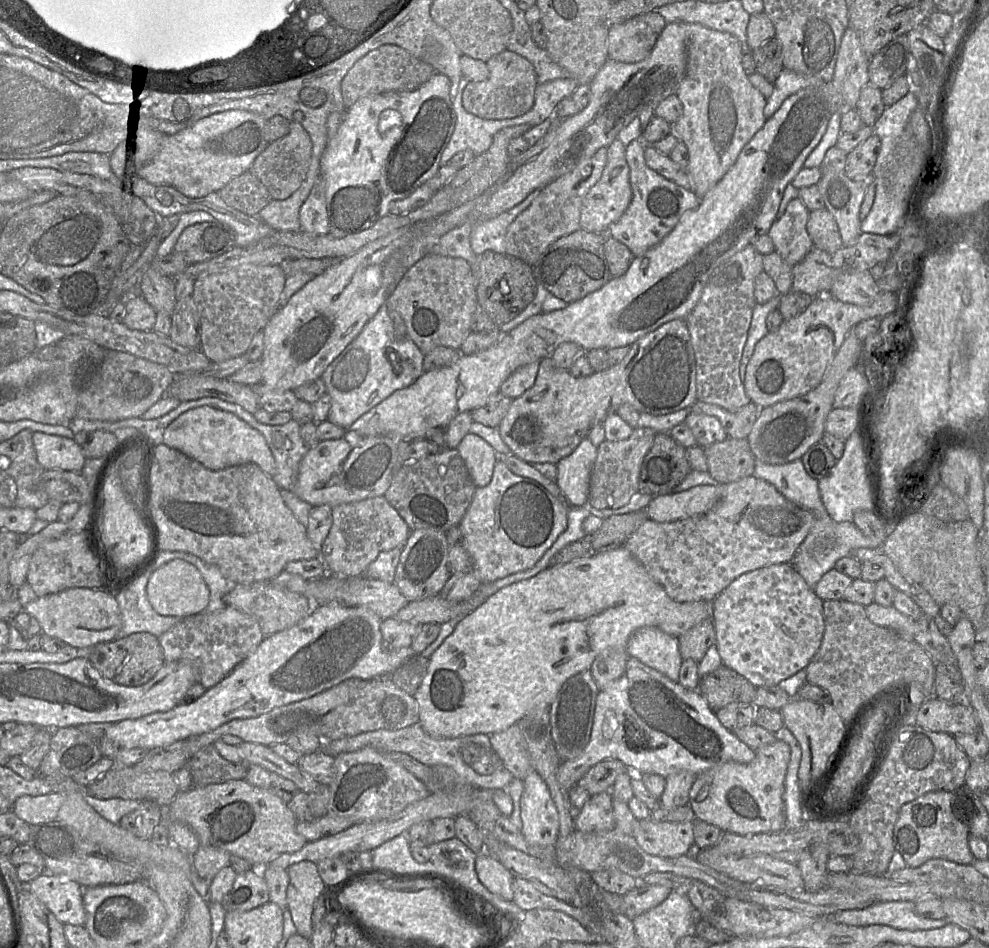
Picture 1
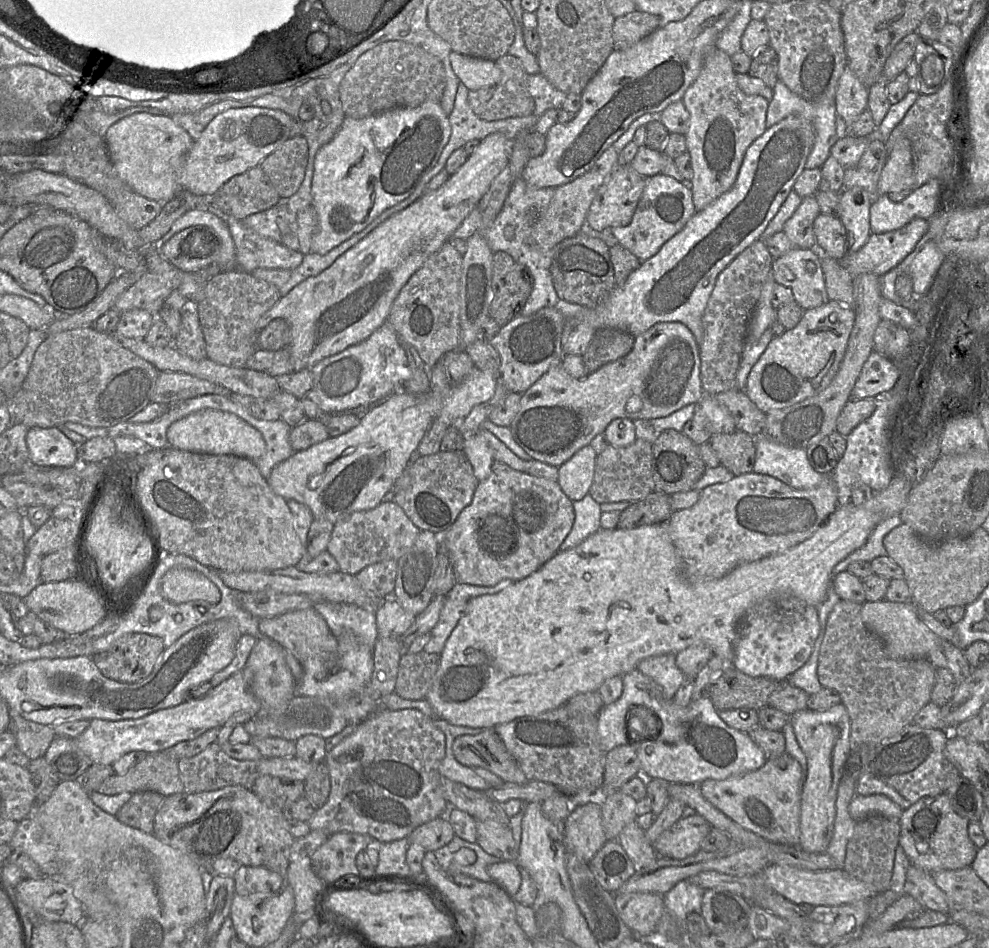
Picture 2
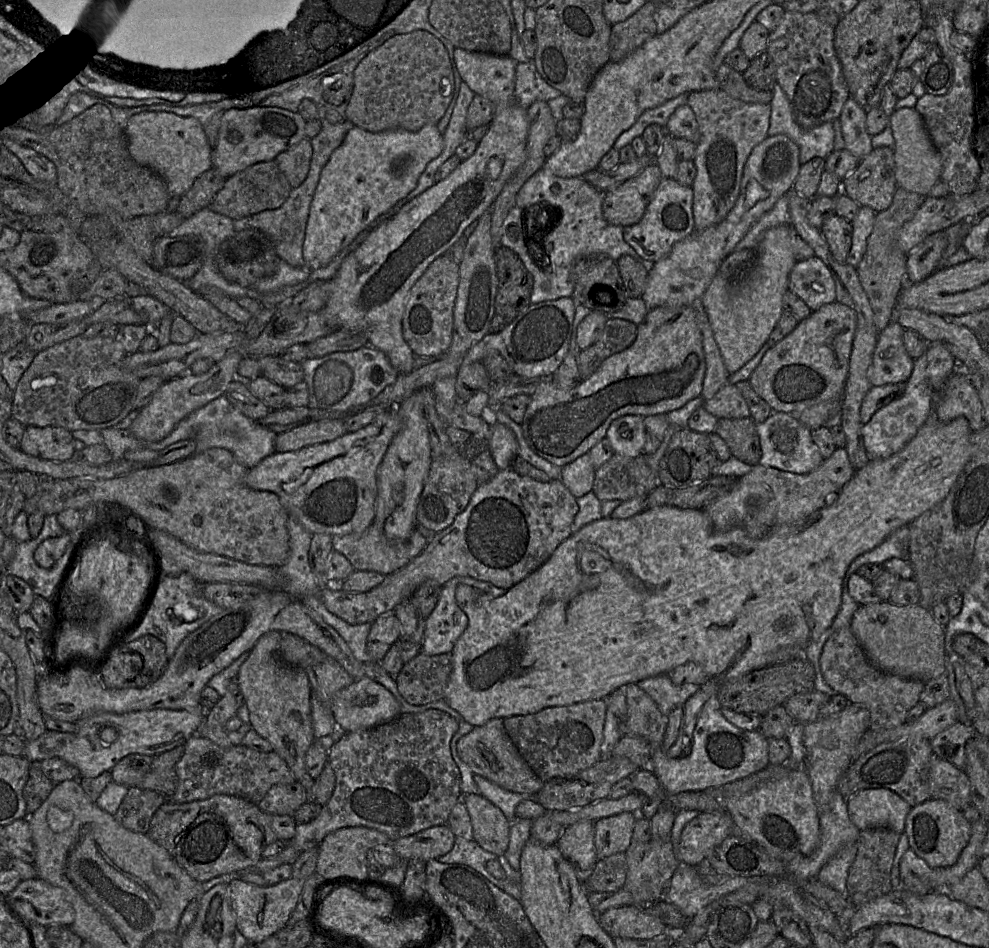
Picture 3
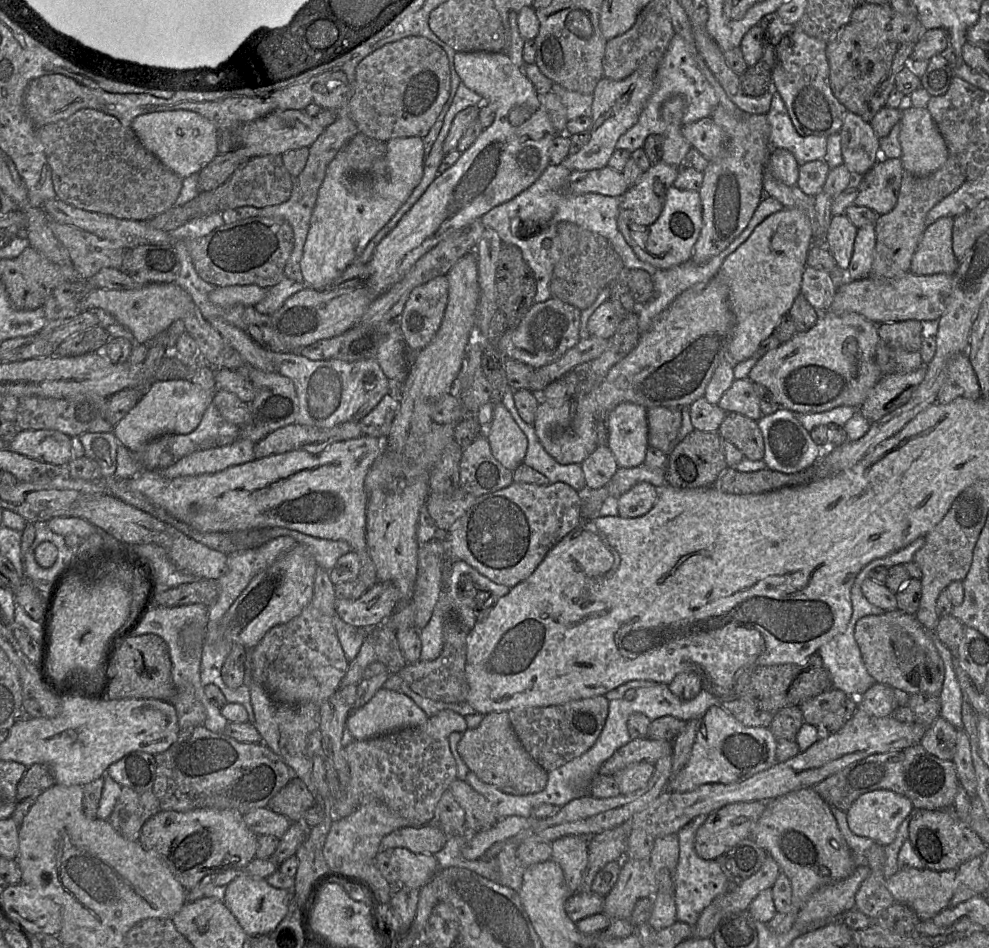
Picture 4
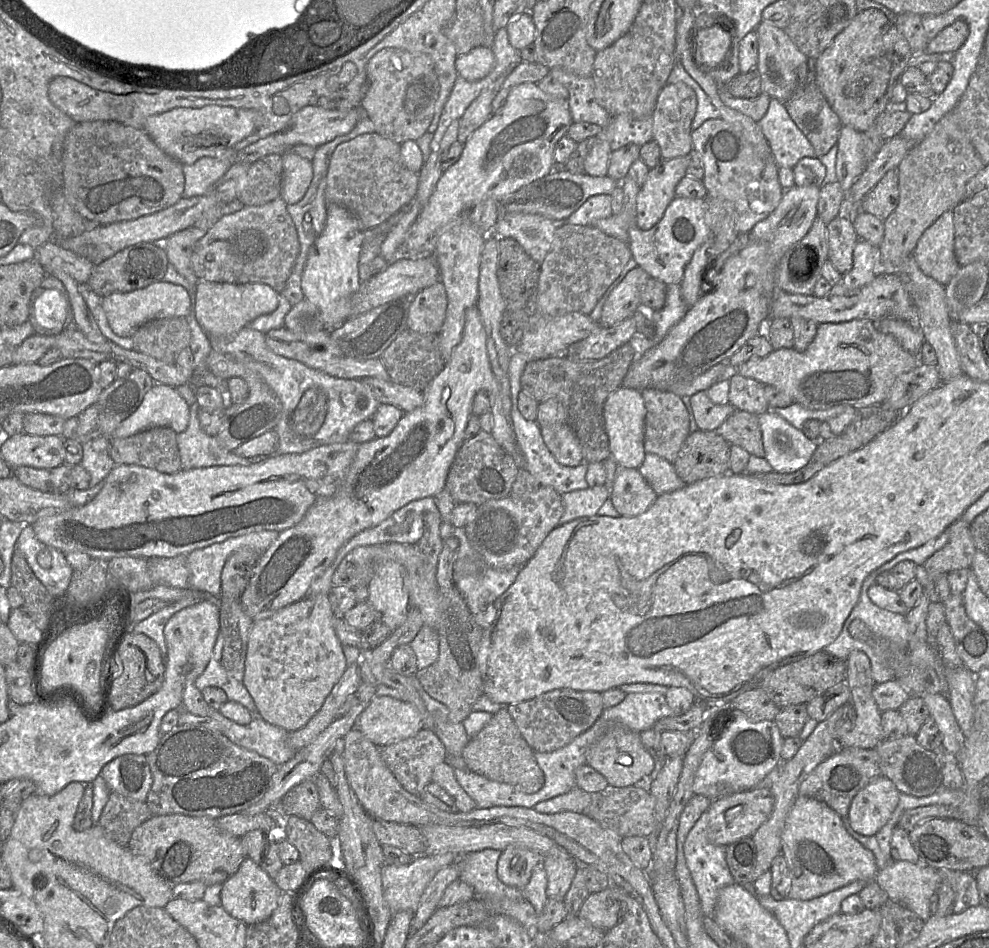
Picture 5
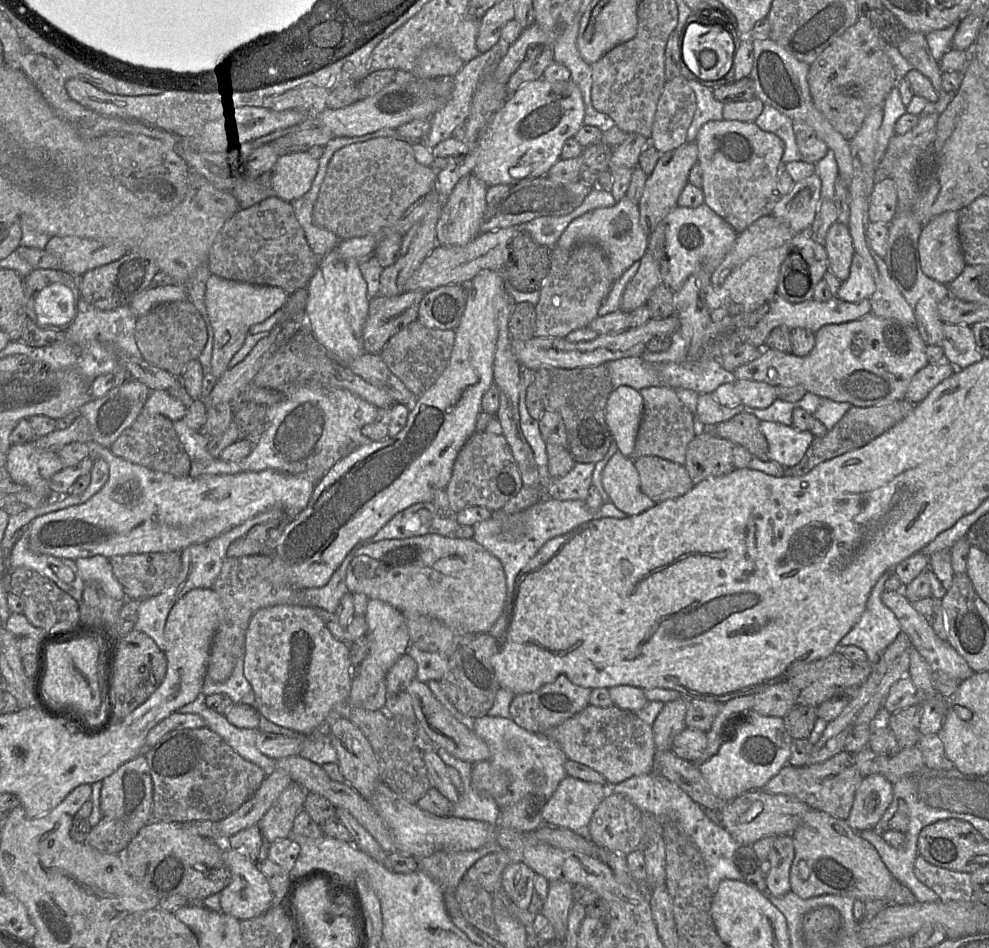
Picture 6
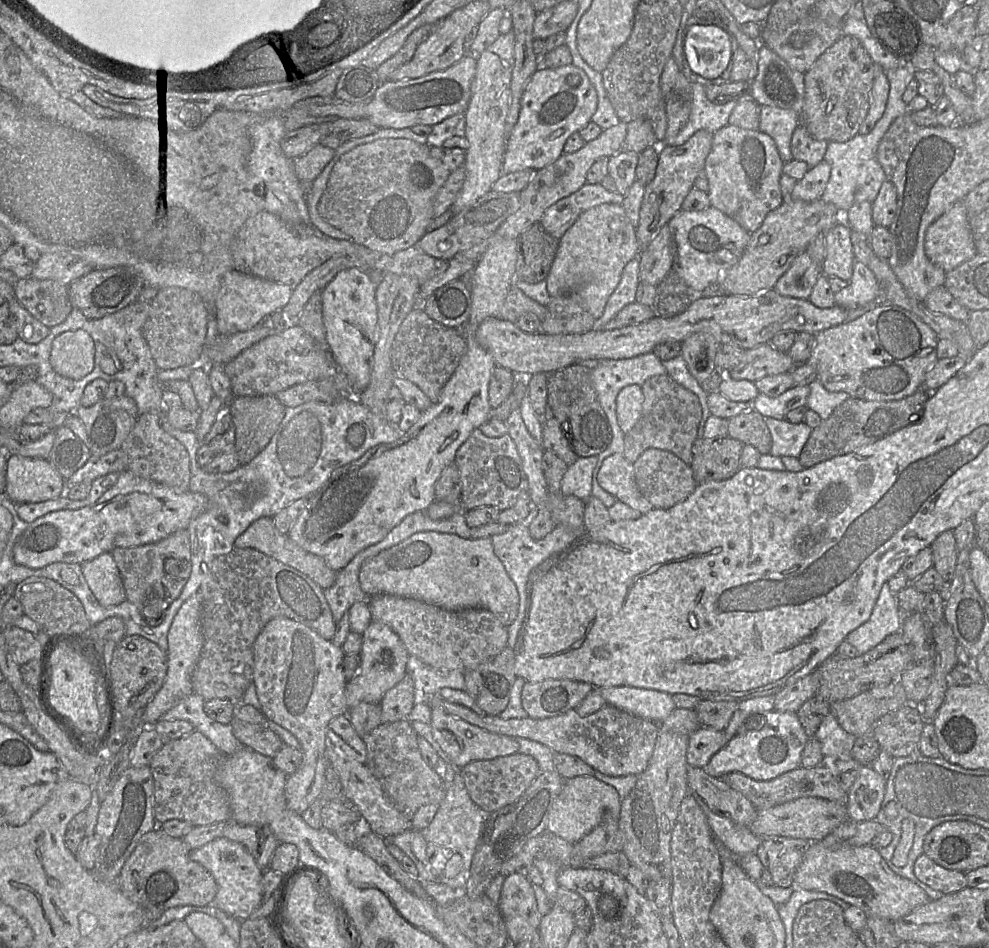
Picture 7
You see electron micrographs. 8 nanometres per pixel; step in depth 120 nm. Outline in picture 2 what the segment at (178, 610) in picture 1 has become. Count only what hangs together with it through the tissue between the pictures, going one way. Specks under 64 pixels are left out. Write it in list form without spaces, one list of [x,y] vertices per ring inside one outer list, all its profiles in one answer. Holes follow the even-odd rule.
[[[173,567],[161,579],[161,593],[173,604],[195,600],[217,603],[220,600],[218,588],[202,573],[182,567]]]

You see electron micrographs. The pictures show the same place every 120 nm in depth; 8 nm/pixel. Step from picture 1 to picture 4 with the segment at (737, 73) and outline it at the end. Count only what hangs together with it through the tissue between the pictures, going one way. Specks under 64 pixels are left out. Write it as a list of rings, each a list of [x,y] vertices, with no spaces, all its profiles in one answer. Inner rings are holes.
[[[717,105],[710,118],[726,133],[726,150],[708,162],[698,191],[702,206],[702,227],[691,260],[703,264],[726,249],[745,229],[764,197],[762,175],[769,152],[770,125],[766,115],[733,116]]]

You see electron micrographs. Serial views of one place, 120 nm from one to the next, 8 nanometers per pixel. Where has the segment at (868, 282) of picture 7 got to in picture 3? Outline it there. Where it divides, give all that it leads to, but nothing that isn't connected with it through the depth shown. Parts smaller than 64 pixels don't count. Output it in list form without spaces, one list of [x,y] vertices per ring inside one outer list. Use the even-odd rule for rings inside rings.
[[[860,206],[858,213],[850,222],[853,228],[851,249],[846,263],[856,268],[862,260],[867,240],[873,231],[876,212],[867,206]]]

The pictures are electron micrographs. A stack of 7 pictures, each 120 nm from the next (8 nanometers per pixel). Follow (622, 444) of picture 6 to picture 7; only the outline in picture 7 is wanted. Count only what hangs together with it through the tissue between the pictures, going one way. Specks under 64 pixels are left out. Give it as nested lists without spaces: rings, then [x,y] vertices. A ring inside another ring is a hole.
[[[632,384],[624,387],[616,398],[616,413],[619,426],[627,434],[637,423],[642,413],[644,395],[642,387]]]

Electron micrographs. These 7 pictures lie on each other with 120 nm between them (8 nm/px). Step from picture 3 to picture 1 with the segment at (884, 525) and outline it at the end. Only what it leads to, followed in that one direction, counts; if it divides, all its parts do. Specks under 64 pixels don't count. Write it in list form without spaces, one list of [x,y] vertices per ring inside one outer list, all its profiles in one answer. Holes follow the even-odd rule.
[[[623,544],[592,556],[575,559],[563,565],[549,566],[537,575],[512,583],[490,596],[482,605],[466,615],[454,631],[429,657],[428,670],[419,688],[413,695],[419,709],[419,724],[435,739],[458,738],[475,734],[491,735],[516,724],[531,711],[551,706],[563,684],[572,676],[591,669],[595,658],[608,649],[626,649],[631,635],[643,627],[656,627],[663,632],[679,637],[705,619],[712,618],[712,601],[677,602],[668,596],[664,588],[655,582],[644,566]]]

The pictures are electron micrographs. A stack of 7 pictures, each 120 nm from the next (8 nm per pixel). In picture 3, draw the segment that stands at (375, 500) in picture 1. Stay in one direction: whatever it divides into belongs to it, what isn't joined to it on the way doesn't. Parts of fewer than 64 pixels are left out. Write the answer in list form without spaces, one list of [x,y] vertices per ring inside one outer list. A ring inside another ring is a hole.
[[[374,523],[361,533],[332,536],[333,550],[343,554],[350,561],[354,570],[375,571],[385,576],[401,569],[414,557],[421,554],[428,542],[429,540],[417,529],[404,542],[391,541]]]

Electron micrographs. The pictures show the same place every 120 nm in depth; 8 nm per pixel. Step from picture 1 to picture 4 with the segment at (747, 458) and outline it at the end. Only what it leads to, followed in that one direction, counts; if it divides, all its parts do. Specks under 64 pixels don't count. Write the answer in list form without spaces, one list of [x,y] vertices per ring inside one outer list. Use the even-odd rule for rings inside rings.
[[[727,413],[717,431],[723,441],[733,444],[744,457],[758,461],[764,457],[764,442],[757,421],[740,413]]]

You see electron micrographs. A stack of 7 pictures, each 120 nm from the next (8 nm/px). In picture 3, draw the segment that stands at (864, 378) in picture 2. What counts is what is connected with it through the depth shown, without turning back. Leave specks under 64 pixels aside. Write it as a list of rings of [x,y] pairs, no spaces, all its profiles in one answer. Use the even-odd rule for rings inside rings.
[[[892,320],[879,332],[869,370],[872,386],[906,382],[911,376],[914,359],[905,348],[904,330],[903,326]]]

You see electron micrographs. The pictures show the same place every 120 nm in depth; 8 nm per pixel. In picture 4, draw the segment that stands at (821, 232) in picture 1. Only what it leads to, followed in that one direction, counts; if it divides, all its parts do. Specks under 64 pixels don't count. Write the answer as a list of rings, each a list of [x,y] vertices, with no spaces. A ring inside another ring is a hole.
[[[845,215],[831,217],[825,236],[825,246],[834,258],[836,266],[846,271],[853,253],[857,228]]]

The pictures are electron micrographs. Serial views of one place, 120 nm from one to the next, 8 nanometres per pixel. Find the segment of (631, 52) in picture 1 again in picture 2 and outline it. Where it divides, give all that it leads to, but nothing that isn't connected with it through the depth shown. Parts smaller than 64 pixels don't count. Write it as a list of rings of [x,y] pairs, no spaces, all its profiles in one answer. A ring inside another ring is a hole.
[[[636,9],[614,20],[612,36],[614,49],[626,49],[644,39],[659,26],[656,15]]]

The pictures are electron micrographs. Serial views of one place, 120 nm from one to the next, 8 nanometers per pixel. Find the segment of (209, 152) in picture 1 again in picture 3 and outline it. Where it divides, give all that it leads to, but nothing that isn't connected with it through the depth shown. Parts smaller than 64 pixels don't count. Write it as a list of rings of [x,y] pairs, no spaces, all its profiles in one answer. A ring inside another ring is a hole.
[[[279,107],[230,109],[220,121],[212,167],[225,179],[259,162],[271,161],[305,137],[306,121],[298,112]]]

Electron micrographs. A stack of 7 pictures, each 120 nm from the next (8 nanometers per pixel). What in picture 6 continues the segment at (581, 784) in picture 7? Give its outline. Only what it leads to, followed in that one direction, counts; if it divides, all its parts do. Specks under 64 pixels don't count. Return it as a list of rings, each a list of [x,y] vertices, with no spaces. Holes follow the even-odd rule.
[[[567,776],[546,801],[543,825],[558,826],[583,833],[598,805],[609,795],[607,786]]]

